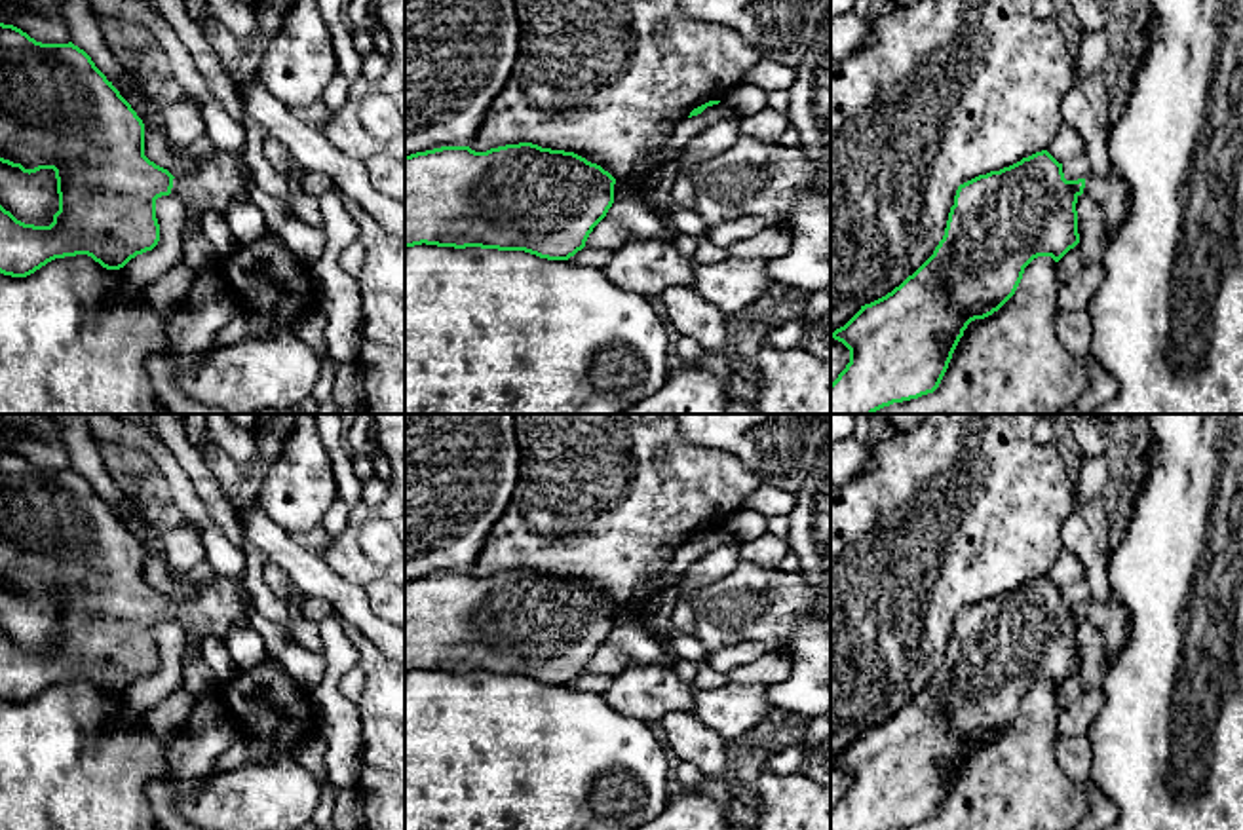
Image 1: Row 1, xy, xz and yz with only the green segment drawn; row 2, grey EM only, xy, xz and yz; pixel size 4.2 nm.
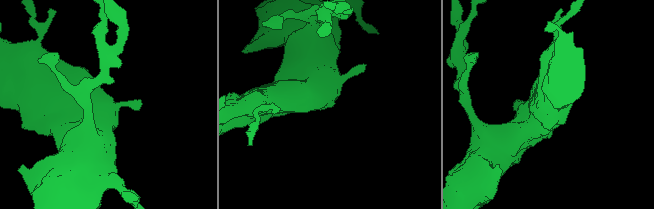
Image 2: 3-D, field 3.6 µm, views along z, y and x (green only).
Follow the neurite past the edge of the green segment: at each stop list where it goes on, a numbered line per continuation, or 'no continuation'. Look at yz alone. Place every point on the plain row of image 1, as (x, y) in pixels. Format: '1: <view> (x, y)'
1: yz (1110, 618)

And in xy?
1: xy (223, 603)

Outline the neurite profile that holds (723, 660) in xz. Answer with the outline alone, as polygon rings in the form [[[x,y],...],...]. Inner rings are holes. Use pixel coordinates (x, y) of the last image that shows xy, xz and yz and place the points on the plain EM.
[[[737,644],[709,651],[705,661],[711,669],[726,674],[730,669],[755,661],[764,653],[766,650],[760,644]]]

